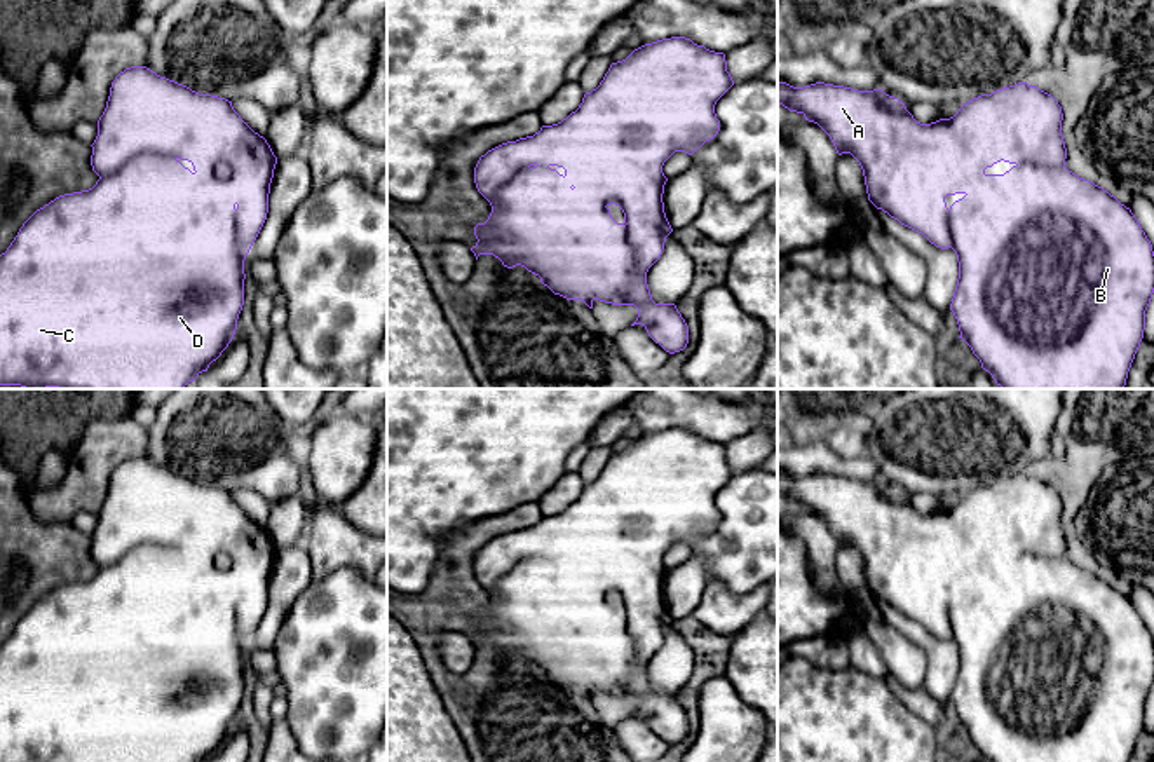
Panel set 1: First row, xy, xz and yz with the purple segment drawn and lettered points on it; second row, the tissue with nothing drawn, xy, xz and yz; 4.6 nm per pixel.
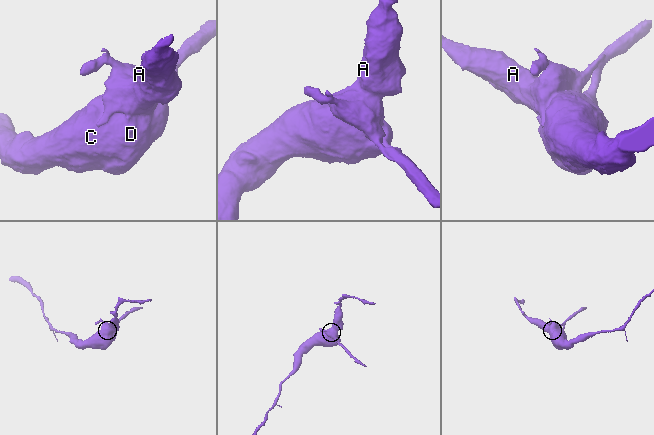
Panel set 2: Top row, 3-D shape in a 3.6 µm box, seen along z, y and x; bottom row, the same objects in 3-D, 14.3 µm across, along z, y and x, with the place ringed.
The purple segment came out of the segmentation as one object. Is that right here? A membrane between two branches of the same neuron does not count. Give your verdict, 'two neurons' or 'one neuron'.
two neurons

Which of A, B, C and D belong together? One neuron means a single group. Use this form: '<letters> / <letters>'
A / B C D

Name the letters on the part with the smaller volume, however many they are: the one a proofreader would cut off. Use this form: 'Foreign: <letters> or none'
Foreign: A

